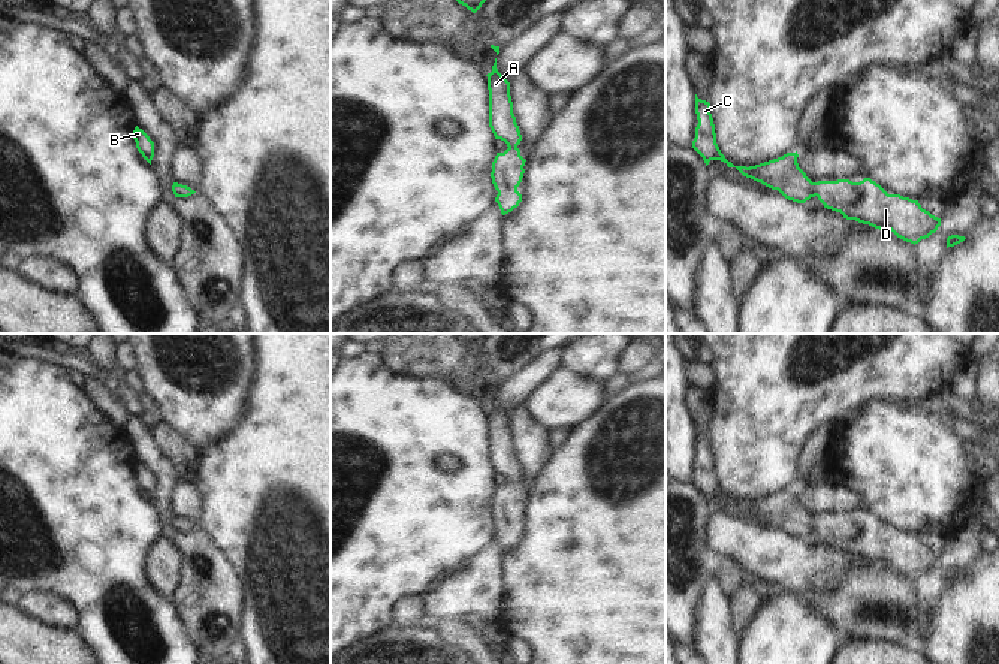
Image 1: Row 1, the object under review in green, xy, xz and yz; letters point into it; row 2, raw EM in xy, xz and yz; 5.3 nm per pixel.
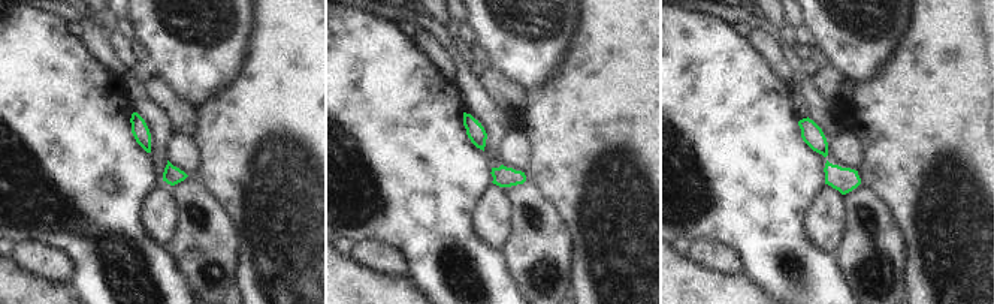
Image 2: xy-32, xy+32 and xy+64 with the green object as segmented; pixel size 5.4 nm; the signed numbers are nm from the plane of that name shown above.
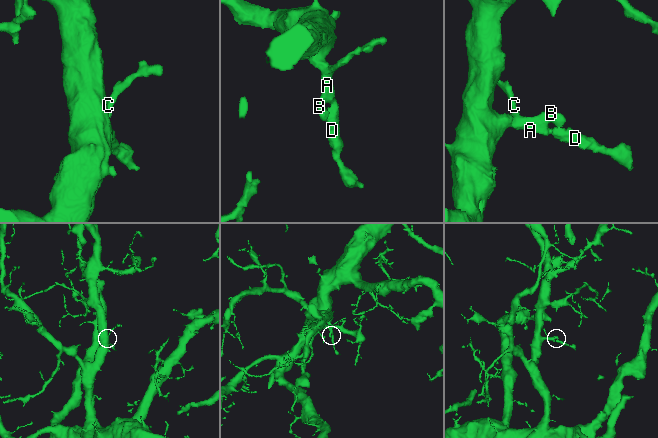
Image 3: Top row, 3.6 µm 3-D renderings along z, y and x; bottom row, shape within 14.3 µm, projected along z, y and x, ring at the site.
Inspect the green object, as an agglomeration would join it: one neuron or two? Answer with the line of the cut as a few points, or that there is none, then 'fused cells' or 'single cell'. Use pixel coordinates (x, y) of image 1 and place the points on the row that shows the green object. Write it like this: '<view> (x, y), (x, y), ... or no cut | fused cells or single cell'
no cut | single cell

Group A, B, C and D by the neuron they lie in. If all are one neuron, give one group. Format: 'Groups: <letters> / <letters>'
Groups: A B C D.

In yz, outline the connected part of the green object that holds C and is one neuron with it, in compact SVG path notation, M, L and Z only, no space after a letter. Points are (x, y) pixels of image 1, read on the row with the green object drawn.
M695 94L695 114L698 124L695 127L695 138L692 141L692 148L703 157L706 166L710 160L721 160L728 167L736 167L743 176L751 178L763 185L778 190L785 199L805 203L811 197L818 197L824 208L840 212L846 220L855 220L863 224L869 224L879 230L891 230L897 238L918 244L921 239L929 238L941 226L941 218L932 215L929 211L923 209L918 200L903 197L900 194L888 194L879 184L870 178L864 178L860 182L852 182L849 179L837 181L818 181L812 182L806 173L799 167L797 151L787 153L782 157L755 165L755 166L734 166L725 159L716 144L715 124L710 114L710 103L701 100Z

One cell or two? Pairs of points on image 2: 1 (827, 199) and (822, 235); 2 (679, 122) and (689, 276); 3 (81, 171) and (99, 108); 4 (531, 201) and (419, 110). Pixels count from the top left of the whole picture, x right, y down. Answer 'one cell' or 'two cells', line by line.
1: one cell
2: two cells
3: one cell
4: two cells

